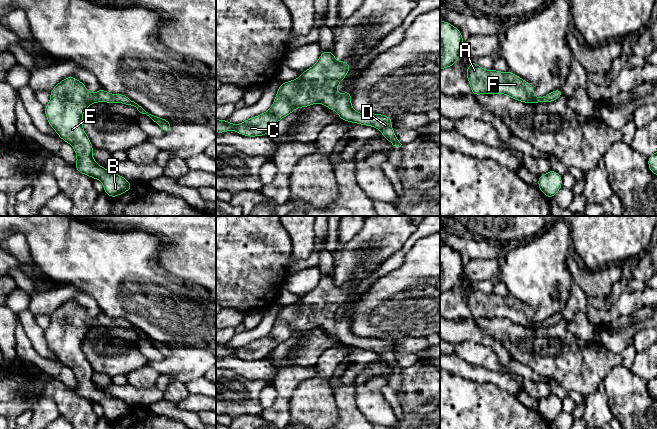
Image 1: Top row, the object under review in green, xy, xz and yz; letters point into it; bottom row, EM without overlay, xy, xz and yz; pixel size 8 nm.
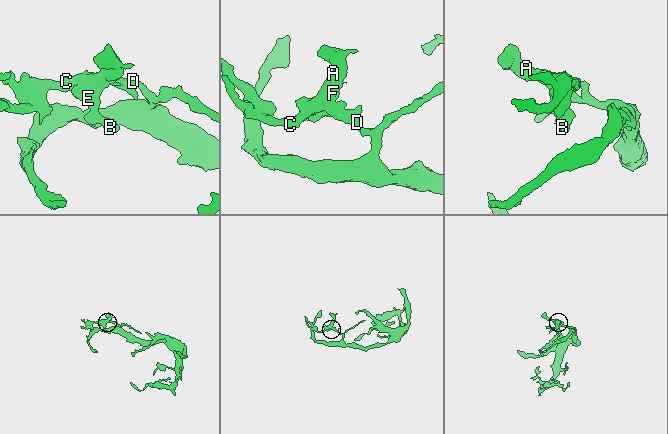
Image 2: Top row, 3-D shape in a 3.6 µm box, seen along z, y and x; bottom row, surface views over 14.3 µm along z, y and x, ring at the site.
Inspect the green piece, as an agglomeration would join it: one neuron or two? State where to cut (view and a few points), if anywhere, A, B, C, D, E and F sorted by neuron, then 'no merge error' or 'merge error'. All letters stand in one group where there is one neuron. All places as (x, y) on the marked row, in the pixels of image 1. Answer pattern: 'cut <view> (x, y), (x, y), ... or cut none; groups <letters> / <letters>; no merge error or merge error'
cut none; groups A B C D E F; no merge error

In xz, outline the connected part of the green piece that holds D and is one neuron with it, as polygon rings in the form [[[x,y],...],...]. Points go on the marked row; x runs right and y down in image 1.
[[[322,51],[318,61],[295,80],[280,84],[272,106],[263,114],[251,117],[240,124],[232,124],[216,119],[216,132],[235,132],[248,137],[267,135],[271,128],[282,118],[300,107],[309,107],[315,103],[335,110],[342,121],[373,126],[393,145],[401,143],[391,127],[392,118],[383,114],[359,113],[351,106],[351,92],[337,95],[337,86],[351,69],[346,61],[337,61],[332,51]]]

